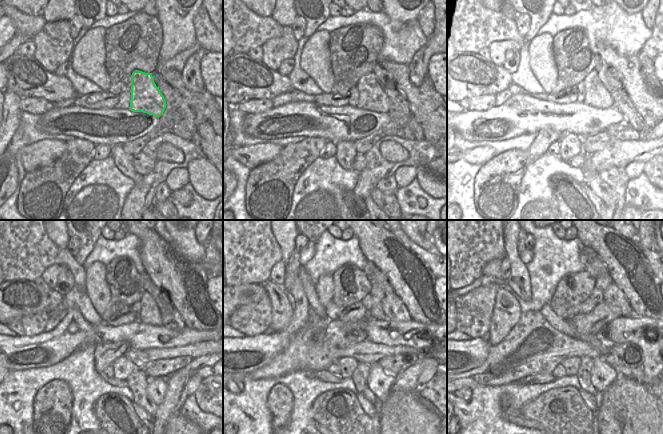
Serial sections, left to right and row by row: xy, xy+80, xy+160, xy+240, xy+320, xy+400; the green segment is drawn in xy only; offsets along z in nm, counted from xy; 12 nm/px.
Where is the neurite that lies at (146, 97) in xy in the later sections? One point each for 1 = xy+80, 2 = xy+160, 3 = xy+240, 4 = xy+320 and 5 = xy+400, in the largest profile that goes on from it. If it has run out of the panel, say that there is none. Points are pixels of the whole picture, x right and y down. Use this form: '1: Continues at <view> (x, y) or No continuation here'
1: Continues at xy+80 (372, 98)
2: Continues at xy+160 (597, 96)
3: Continues at xy+240 (150, 314)
4: Continues at xy+320 (376, 312)
5: Continues at xy+400 (602, 283)

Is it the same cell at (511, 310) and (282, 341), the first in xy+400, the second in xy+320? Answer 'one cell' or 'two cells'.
two cells

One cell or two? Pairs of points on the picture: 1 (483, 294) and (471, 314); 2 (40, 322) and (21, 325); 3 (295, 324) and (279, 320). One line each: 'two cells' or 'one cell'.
1: one cell
2: one cell
3: two cells

